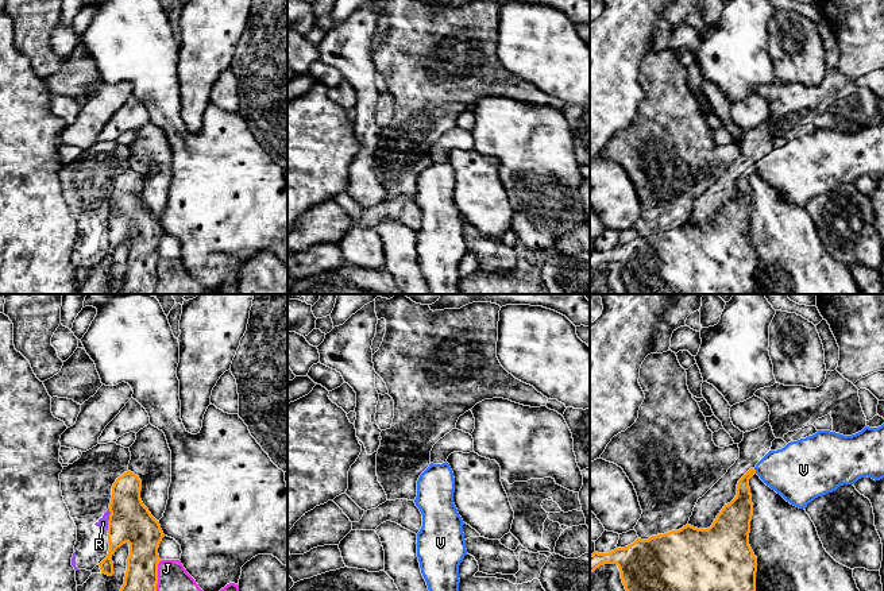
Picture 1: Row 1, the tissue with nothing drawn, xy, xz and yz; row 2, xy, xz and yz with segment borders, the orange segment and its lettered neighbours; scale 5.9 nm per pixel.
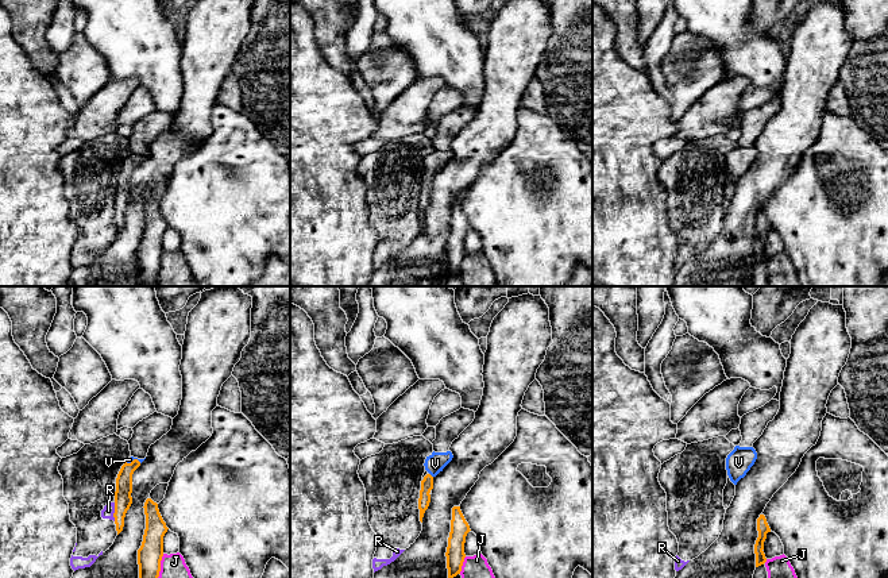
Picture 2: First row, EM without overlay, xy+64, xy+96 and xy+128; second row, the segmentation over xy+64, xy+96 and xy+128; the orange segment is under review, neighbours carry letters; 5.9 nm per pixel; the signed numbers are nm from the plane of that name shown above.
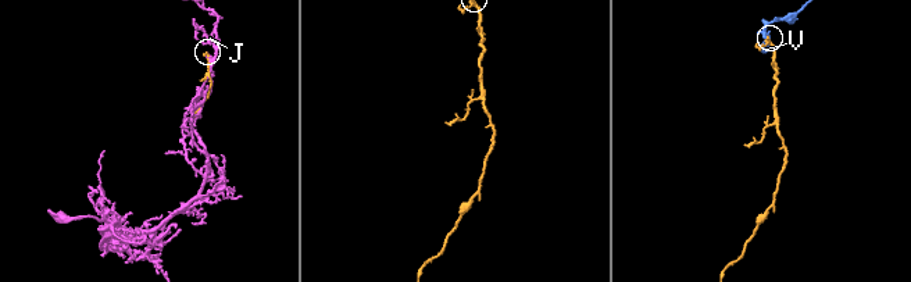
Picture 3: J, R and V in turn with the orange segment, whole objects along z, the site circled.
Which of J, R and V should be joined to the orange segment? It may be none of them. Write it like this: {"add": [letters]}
{"add": ["V"]}

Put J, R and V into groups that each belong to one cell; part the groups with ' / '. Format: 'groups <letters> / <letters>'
groups J / R / V

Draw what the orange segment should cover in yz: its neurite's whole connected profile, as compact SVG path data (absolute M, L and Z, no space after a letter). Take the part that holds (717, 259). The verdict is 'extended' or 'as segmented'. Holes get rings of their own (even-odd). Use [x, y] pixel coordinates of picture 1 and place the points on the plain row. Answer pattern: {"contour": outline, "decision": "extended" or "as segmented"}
{"contour": "M884 121L879 125L865 124L861 130L844 134L830 128L788 140L784 146L769 148L754 166L750 166L737 182L736 196L723 204L713 223L698 227L686 223L679 228L637 236L625 246L609 251L590 252L590 270L605 262L617 262L628 294L753 294L756 289L757 255L749 243L750 219L753 213L749 177L757 171L760 177L780 192L791 202L806 206L815 196L835 189L839 184L854 182L861 175L880 178L884 175Z", "decision": "extended"}

